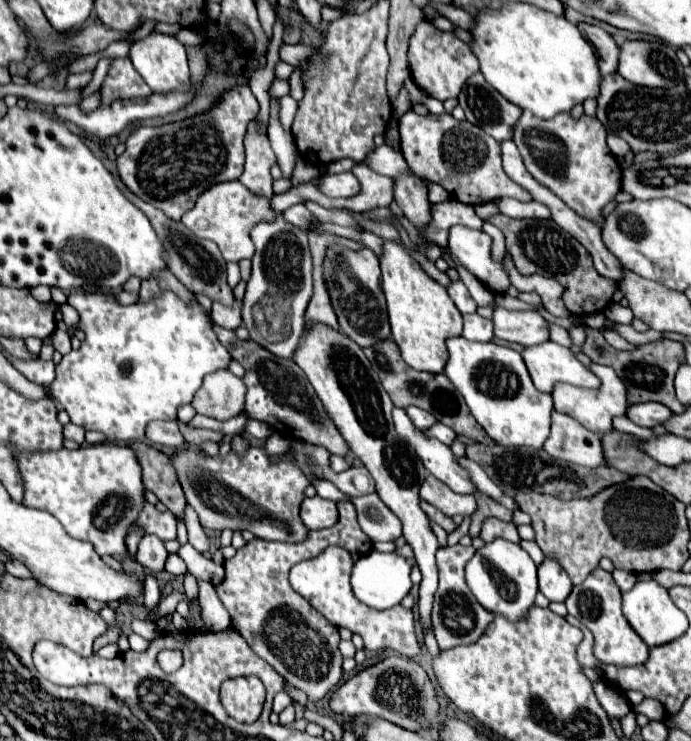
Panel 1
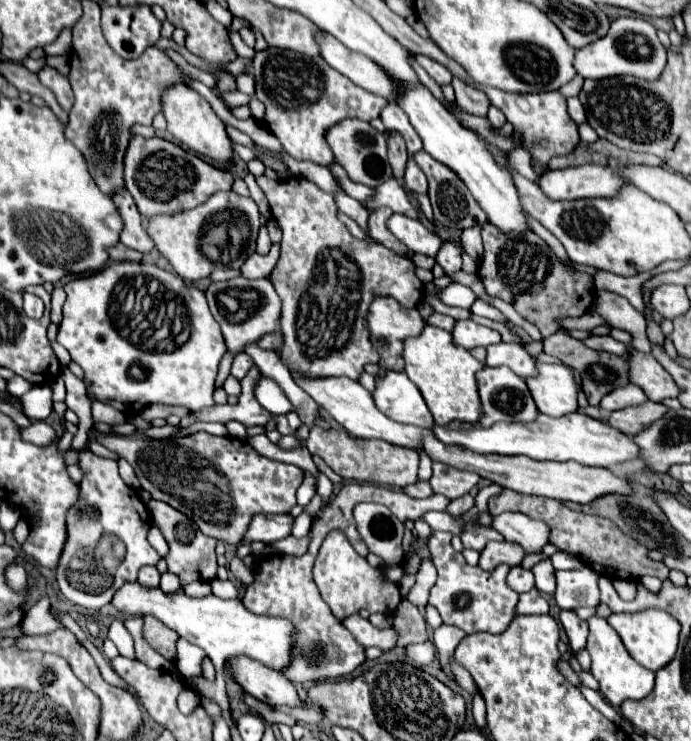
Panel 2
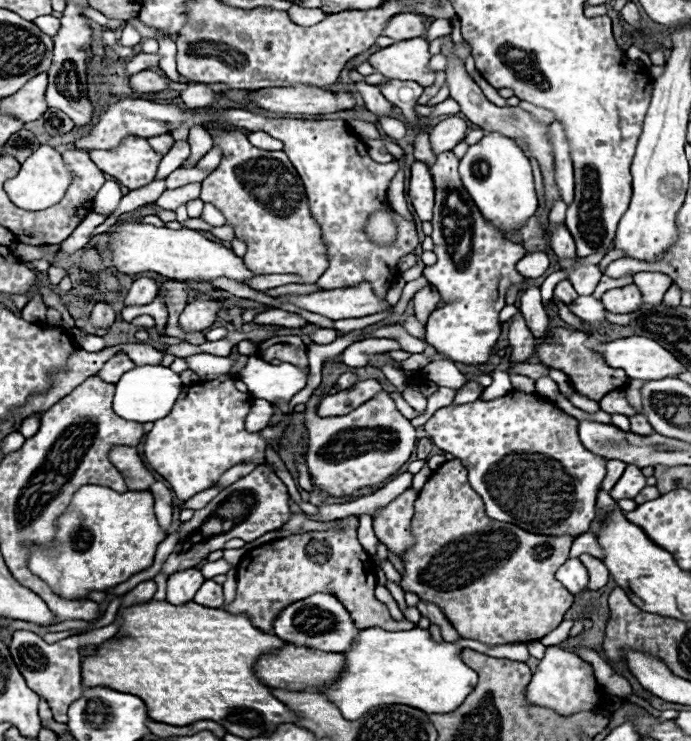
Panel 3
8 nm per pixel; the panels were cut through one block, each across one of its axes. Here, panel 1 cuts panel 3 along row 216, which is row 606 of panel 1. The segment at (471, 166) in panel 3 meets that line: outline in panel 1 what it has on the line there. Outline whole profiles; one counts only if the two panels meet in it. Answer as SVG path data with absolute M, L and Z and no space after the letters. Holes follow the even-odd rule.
M494 540L484 548L476 550L476 556L468 562L466 584L484 608L494 614L502 614L508 620L516 620L522 618L534 604L534 596L538 592L536 564L528 556L528 552L524 552L518 544Z

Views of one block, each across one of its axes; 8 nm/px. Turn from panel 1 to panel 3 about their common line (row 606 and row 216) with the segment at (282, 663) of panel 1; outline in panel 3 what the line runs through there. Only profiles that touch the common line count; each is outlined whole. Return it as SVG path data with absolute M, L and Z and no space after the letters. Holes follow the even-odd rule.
M208 128L208 134L214 138L214 146L222 148L224 156L216 172L212 172L201 182L200 198L204 202L214 204L224 216L226 224L230 224L238 238L246 240L248 252L244 256L244 264L258 274L300 274L306 284L314 284L328 268L326 258L326 244L322 240L322 228L310 214L304 184L290 164L284 152L270 152L254 148L246 134L222 130L222 128Z

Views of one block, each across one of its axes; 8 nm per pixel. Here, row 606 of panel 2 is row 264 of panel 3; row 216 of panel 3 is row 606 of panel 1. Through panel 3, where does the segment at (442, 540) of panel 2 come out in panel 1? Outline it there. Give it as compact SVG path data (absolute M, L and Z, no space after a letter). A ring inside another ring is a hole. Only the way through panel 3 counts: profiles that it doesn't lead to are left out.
M460 544L440 548L436 552L436 564L438 564L438 570L440 570L440 586L438 586L436 596L434 596L432 626L434 626L434 634L436 634L440 650L454 648L458 644L474 642L484 632L484 628L490 624L490 620L494 618L492 612L488 612L482 604L478 604L478 600L468 590L466 580L464 580L464 566L474 556L474 552L476 550L472 546L464 548Z

